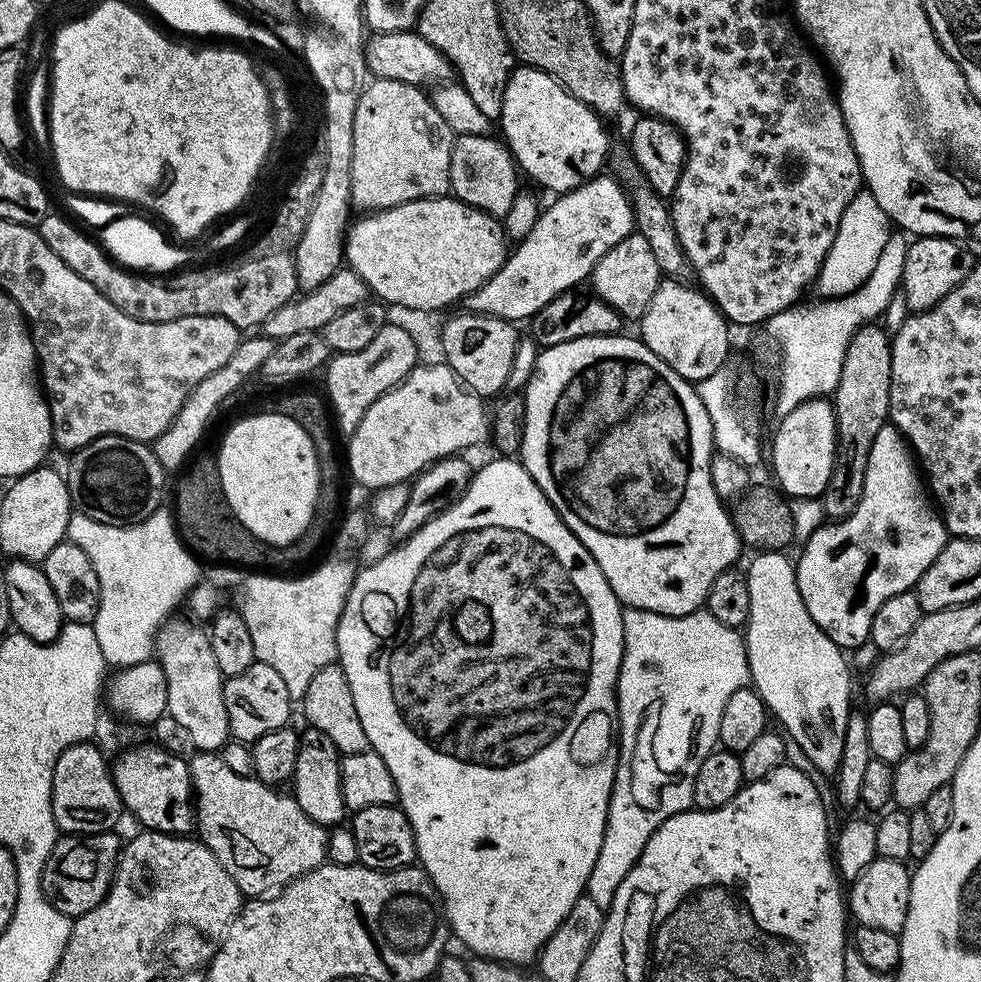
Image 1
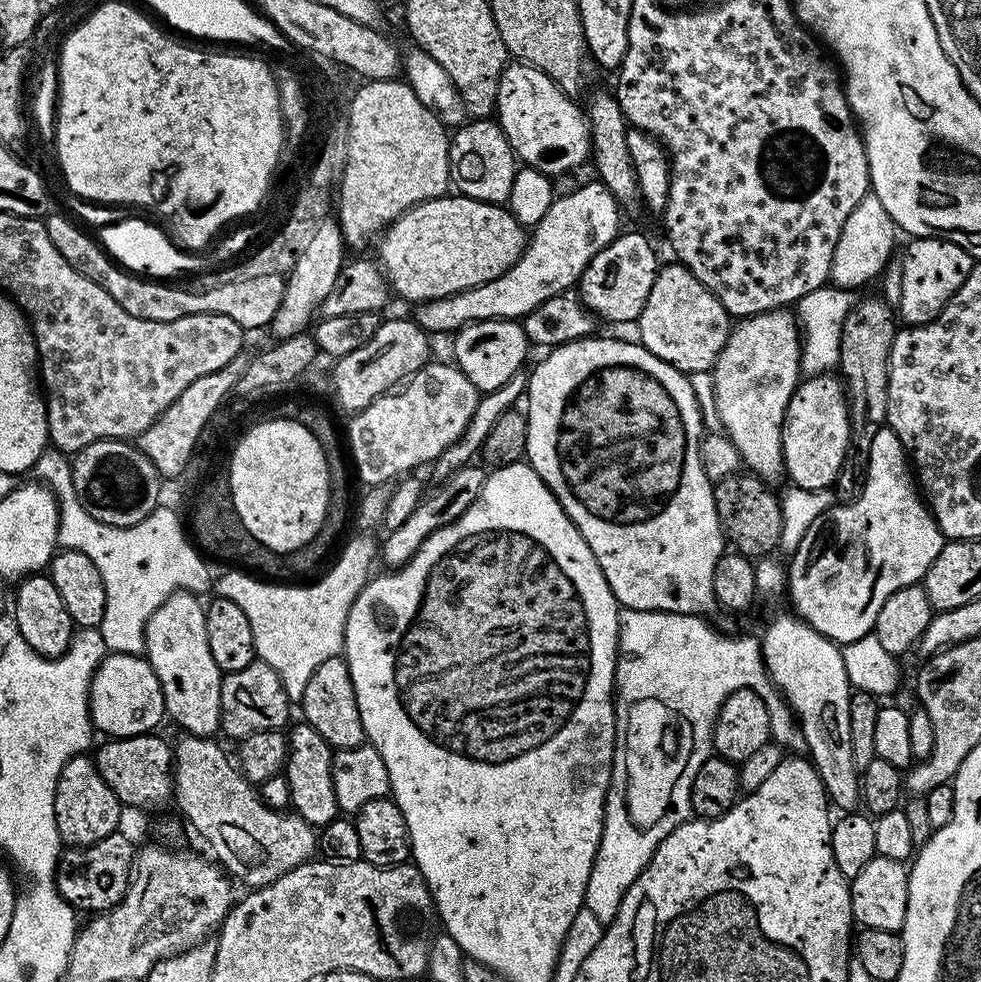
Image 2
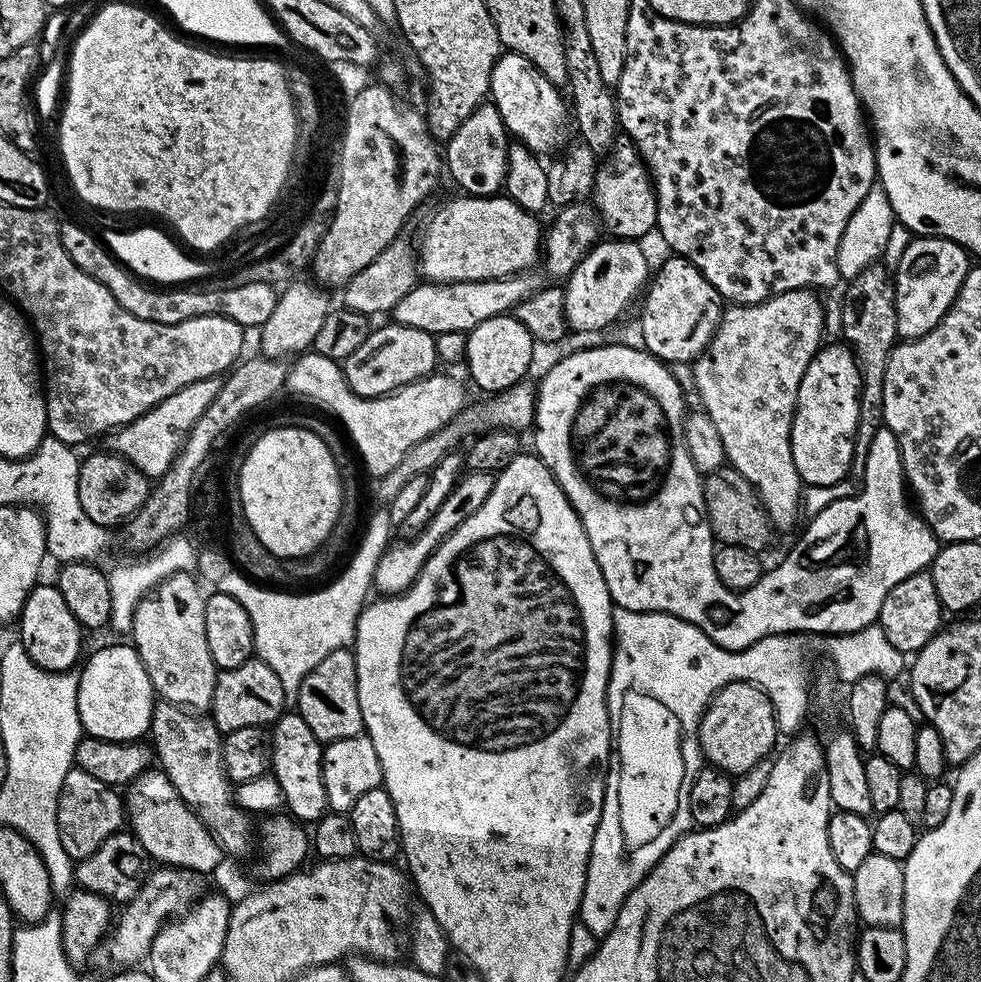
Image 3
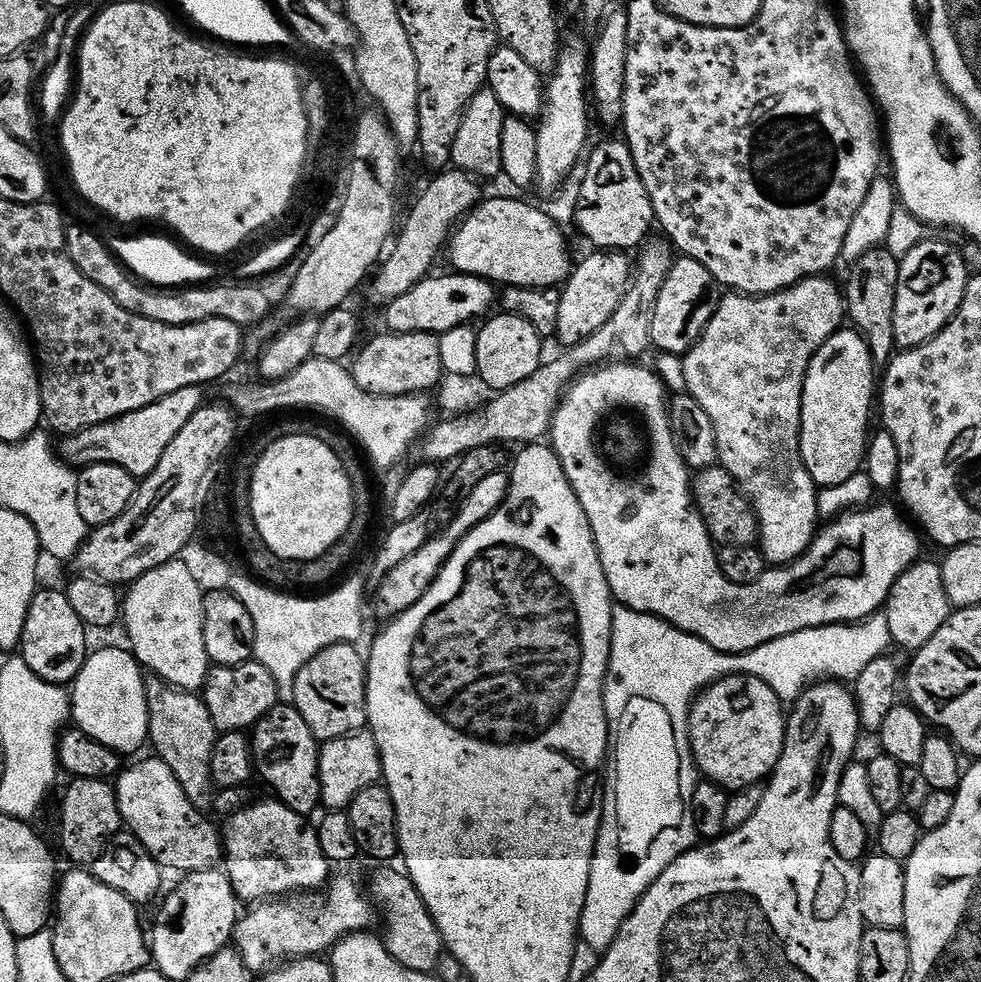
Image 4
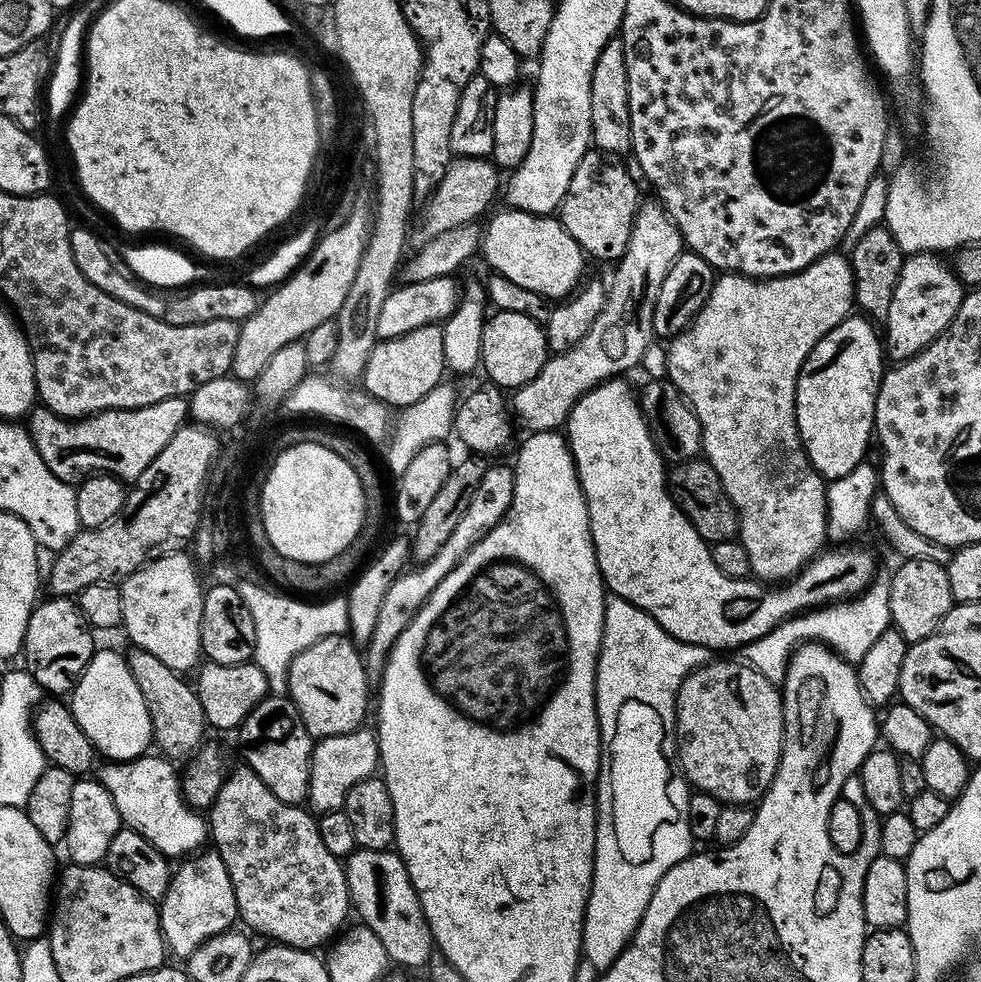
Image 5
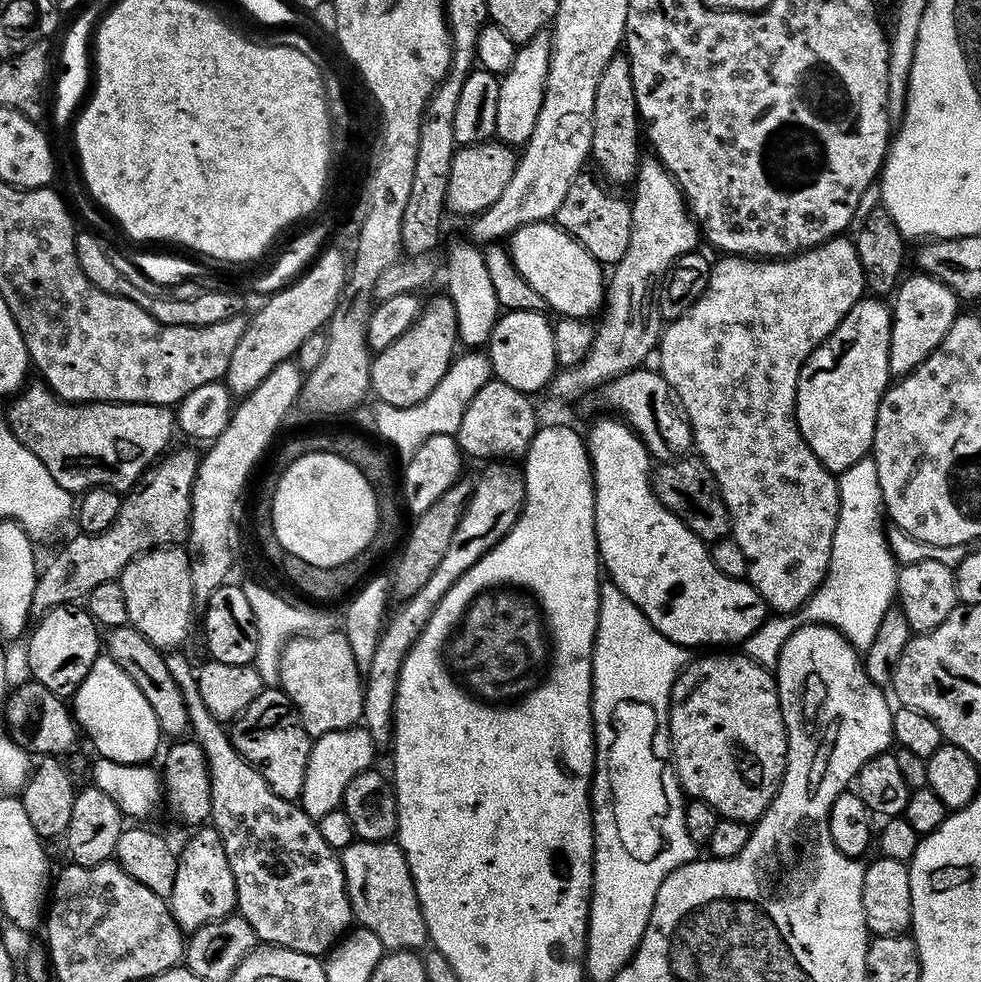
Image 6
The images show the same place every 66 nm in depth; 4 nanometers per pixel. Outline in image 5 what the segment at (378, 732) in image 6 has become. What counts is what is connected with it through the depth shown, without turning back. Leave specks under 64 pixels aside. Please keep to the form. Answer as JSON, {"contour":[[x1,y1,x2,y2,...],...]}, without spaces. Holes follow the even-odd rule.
{"contour":[[493,463,486,470,474,498,470,498,470,506,466,506,466,514,462,518,462,522,458,522,454,534,450,534,450,538,446,538,442,550,438,550,438,554,434,554,434,558,430,558,425,564,413,567,393,580,390,590,386,590,382,611,378,614,378,626,374,626,374,634,368,640,366,651,363,653,364,666,368,669,369,681,379,681,380,674,384,671,384,663,388,660,388,651,392,649,394,642,402,634,402,630,406,630,413,614,430,598,430,594,438,586,438,582,442,582,442,578,446,578,446,574,450,574,450,570,454,570,454,566,458,566,458,562,464,555,493,526,500,523,513,498,513,469,509,465,507,468,504,464]]}

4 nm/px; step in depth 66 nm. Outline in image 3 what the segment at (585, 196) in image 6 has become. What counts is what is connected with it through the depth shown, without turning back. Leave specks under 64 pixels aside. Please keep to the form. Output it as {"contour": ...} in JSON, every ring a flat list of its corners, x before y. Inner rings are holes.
{"contour":[[617,135,616,141,612,143,612,149,599,161,595,188,591,191,590,200,596,209,603,231,609,237,639,241,640,236,655,229,656,187,652,185,648,168,629,136]]}

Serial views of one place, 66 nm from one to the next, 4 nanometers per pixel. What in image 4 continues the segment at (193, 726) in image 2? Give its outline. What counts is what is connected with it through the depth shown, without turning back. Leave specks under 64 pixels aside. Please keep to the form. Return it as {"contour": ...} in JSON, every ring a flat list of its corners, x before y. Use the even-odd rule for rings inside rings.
{"contour":[[179,558,168,560,133,580,122,596,121,623,138,664,184,691,197,691,204,685,210,661,202,642,204,591]]}

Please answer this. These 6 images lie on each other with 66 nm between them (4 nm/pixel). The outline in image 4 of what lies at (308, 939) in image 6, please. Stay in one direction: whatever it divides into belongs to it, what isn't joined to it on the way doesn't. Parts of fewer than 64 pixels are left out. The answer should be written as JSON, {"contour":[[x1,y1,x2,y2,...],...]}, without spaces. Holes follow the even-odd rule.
{"contour":[[267,798,258,800,238,812,232,813,224,826,222,824,223,855,222,866,231,880,232,889,239,901,254,904,272,897,286,896,294,890,321,889,329,879,330,861,319,849,315,827,306,822,307,817,292,810,280,800]]}

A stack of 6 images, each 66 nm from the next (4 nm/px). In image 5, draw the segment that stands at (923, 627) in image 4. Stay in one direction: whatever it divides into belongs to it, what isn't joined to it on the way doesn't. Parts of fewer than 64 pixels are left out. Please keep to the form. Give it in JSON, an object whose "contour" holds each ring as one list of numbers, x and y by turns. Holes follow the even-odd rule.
{"contour":[[930,558,904,560,897,566,896,573,890,576,888,585,890,586,891,627,896,628,909,644,917,644,922,638,930,638,930,634,934,634,934,630,938,630,942,618,946,618,946,614,950,614,954,601,950,590,950,574,943,564,930,562]]}

